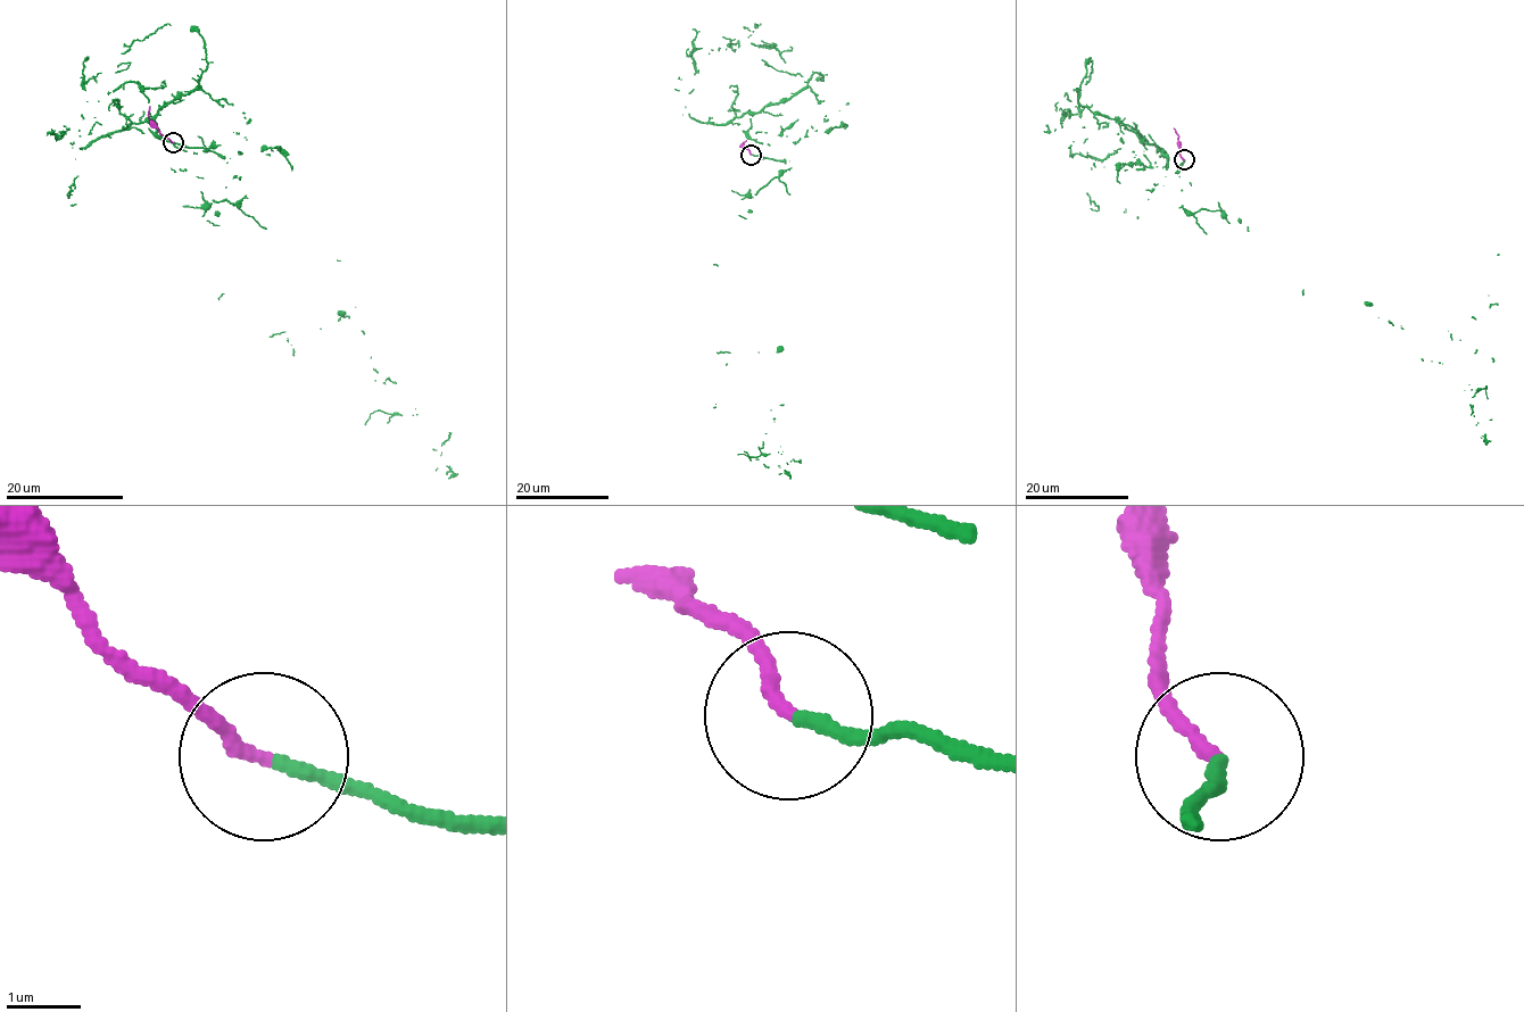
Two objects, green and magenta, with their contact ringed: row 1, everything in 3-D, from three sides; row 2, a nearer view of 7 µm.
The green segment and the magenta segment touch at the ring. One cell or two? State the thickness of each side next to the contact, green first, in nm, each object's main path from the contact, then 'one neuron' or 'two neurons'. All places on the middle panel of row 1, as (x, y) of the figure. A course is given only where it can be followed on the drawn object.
calibres 160 and 170 nm; course green (751, 154), (806, 131), (792, 167), (740, 199), (717, 264), (714, 408), (744, 454), (778, 451), (791, 479); course magenta (751, 154), (742, 144), (746, 140); one neuron

